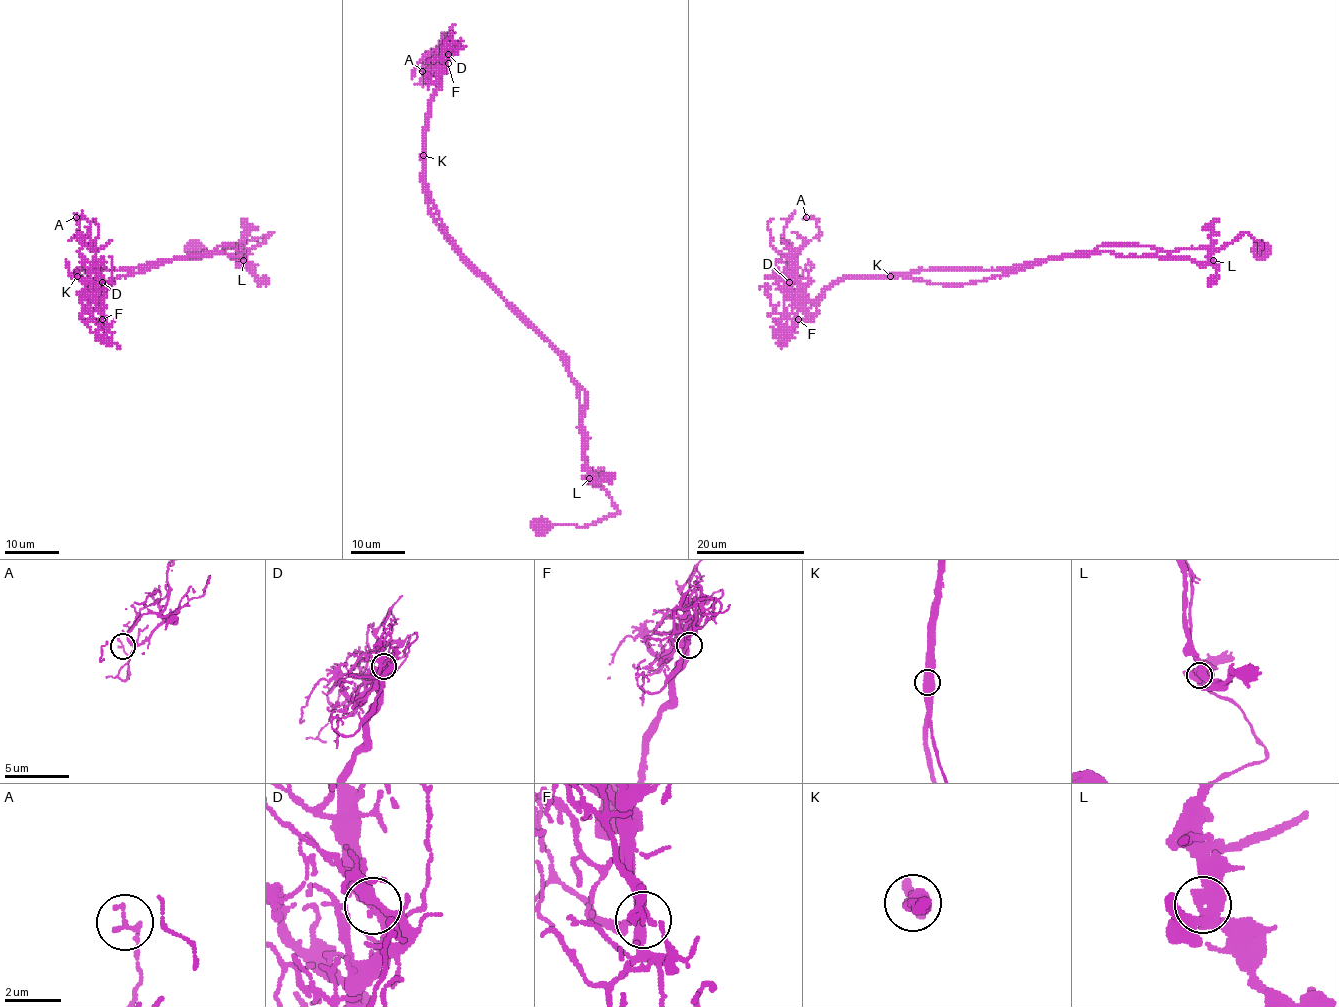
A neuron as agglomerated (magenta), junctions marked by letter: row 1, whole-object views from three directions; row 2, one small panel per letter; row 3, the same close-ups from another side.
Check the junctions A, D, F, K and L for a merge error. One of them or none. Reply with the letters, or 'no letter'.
no letter

